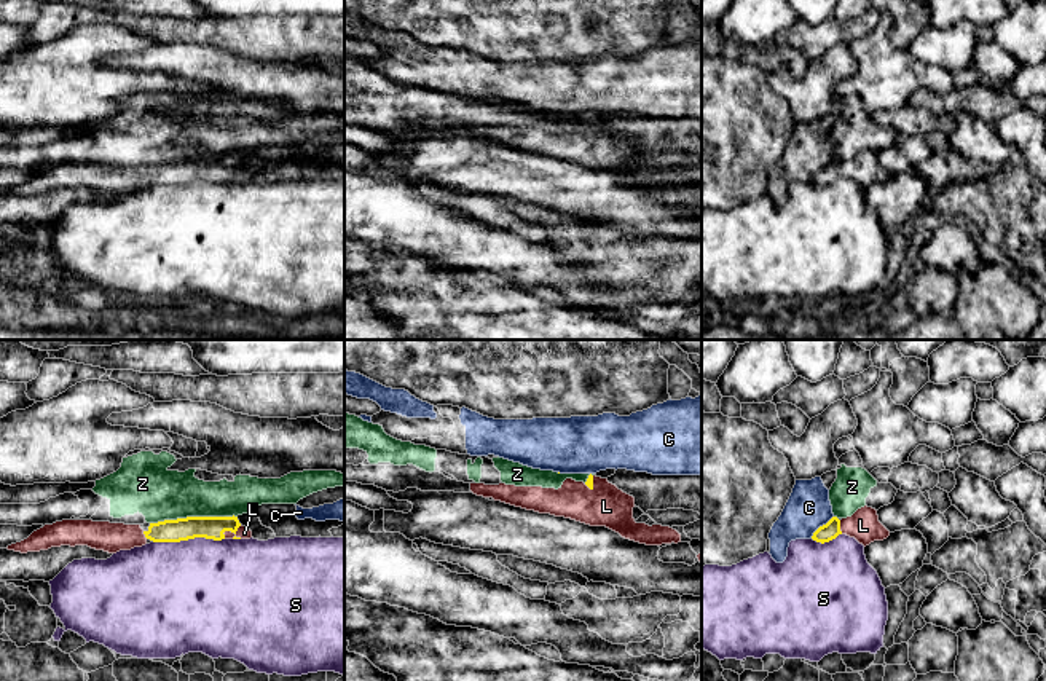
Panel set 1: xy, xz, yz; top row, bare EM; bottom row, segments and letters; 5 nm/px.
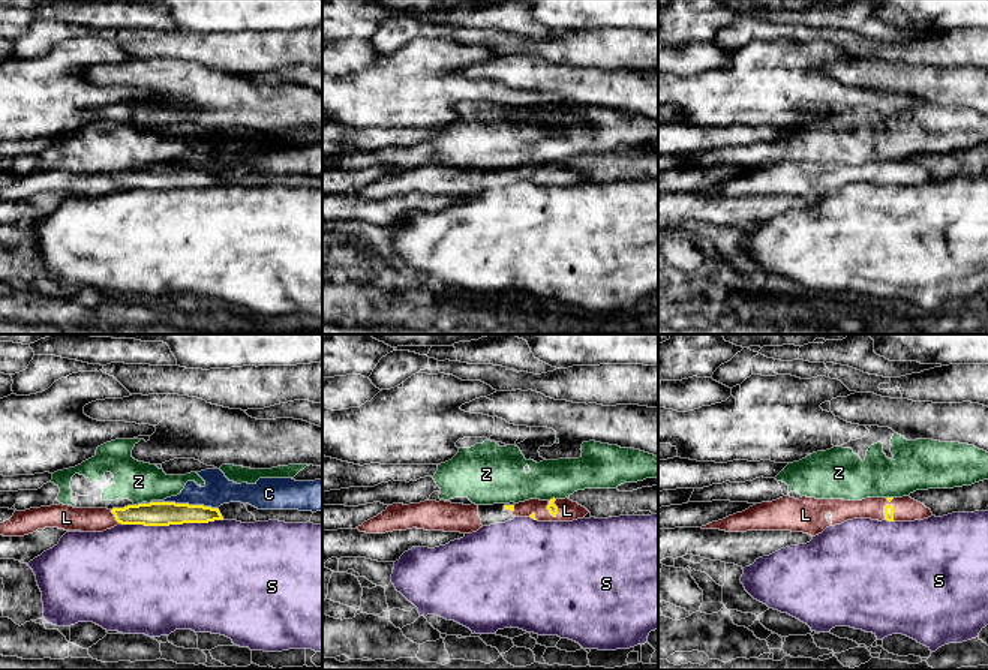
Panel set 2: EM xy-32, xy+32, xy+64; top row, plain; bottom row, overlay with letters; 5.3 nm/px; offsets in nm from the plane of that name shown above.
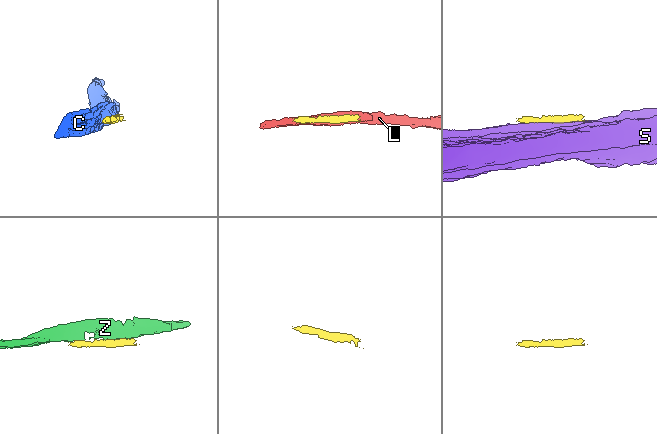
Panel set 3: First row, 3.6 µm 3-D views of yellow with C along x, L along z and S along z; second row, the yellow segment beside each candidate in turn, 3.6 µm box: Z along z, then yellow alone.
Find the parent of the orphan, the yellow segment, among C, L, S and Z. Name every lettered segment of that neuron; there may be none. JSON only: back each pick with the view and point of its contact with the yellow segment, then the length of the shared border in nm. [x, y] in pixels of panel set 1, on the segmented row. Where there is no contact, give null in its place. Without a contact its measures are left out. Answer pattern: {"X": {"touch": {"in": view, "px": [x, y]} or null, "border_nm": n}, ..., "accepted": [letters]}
{"L": {"touch": {"in": "xy", "px": [230, 530]}, "border_nm": 120}, "accepted": ["L"]}

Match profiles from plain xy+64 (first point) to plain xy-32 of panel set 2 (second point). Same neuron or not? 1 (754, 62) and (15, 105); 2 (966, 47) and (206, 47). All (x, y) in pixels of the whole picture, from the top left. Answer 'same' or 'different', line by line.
1: same
2: same

